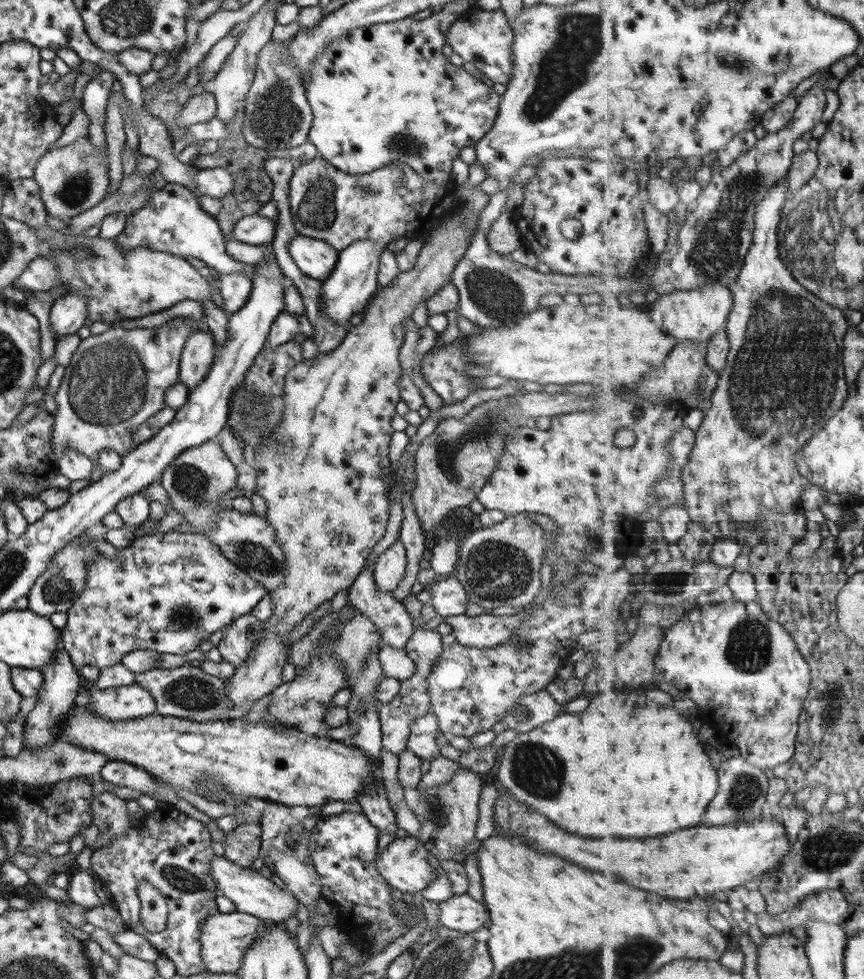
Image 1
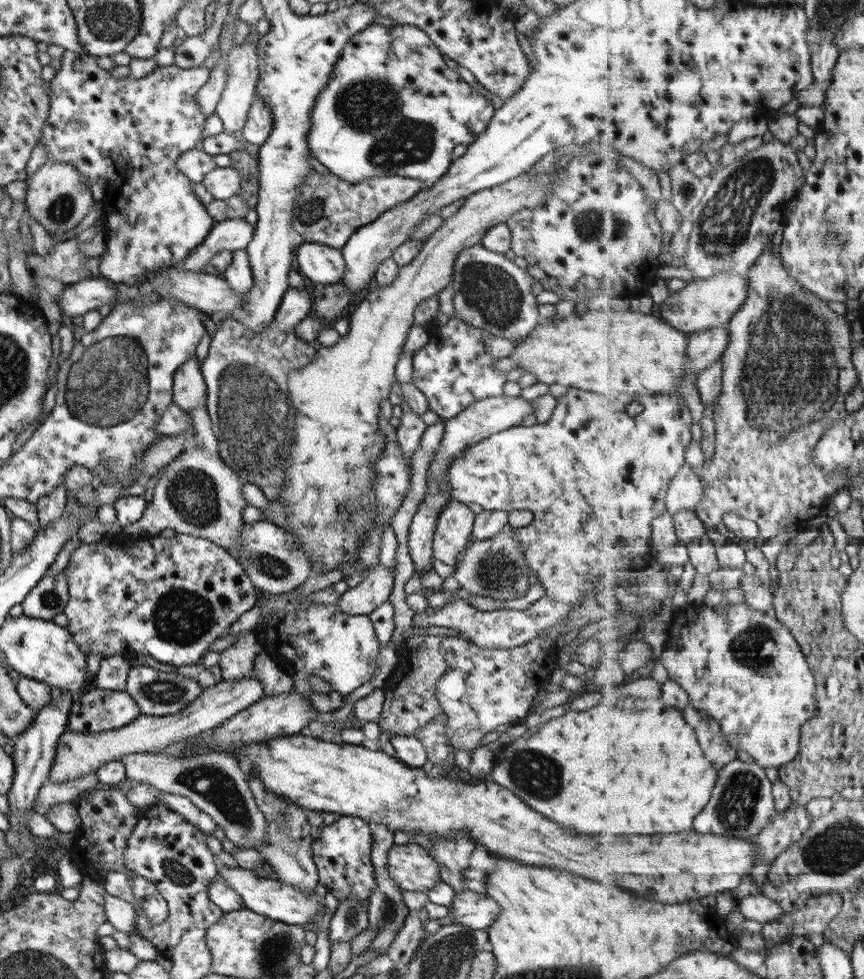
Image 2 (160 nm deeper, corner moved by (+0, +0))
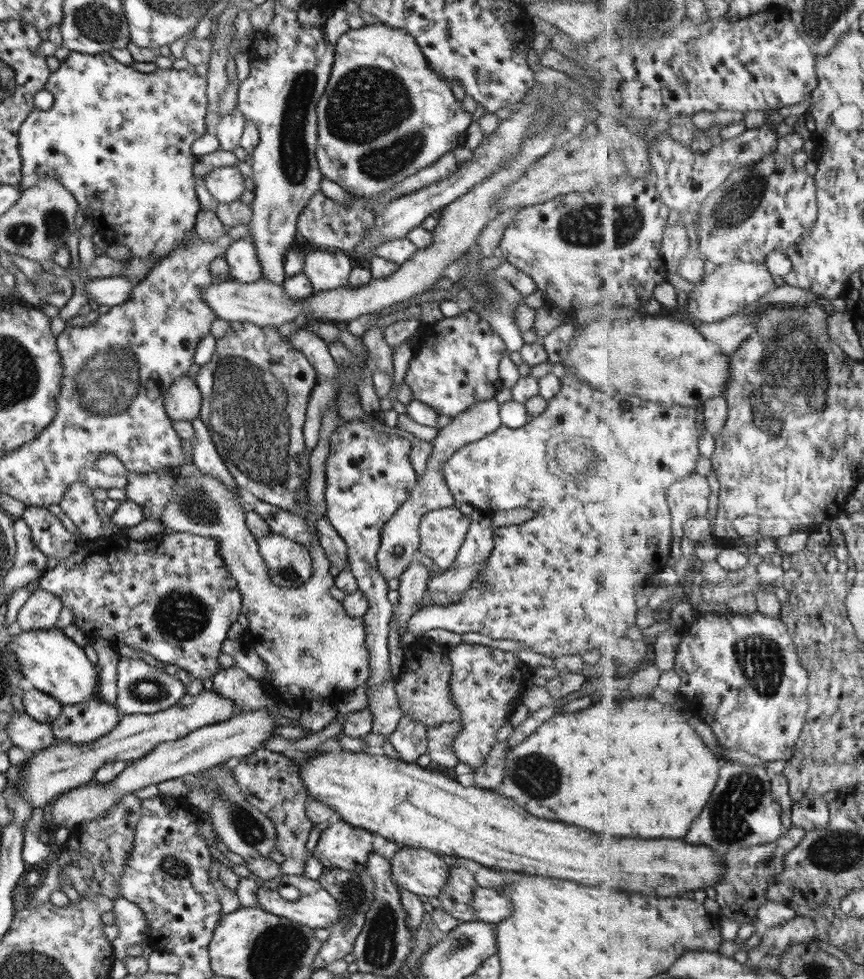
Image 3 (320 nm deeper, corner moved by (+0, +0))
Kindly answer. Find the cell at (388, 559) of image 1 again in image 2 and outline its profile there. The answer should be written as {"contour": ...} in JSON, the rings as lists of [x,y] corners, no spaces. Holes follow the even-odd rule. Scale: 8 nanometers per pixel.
{"contour":[[[377,564],[362,576],[359,585],[347,588],[342,595],[337,596],[336,605],[341,612],[351,616],[368,615],[388,599],[393,578],[395,578],[393,569],[389,570]]]}

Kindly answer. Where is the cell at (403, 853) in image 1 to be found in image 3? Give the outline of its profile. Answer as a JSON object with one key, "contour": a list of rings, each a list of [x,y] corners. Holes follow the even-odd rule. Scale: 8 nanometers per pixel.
{"contour":[[[397,848],[390,860],[391,878],[417,896],[437,897],[450,869],[441,858],[424,848]]]}

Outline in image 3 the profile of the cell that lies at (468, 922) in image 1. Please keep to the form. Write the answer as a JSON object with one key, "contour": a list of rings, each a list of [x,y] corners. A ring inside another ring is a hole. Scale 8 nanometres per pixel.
{"contour":[[[477,887],[471,902],[473,921],[489,923],[493,926],[511,915],[511,901],[498,889]]]}

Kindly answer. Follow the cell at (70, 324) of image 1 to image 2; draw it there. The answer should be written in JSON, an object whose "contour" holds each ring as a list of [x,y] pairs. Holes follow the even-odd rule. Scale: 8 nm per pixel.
{"contour":[[[93,276],[65,285],[57,305],[60,312],[71,319],[93,311],[102,304],[114,302],[115,298],[115,284],[104,277]]]}

